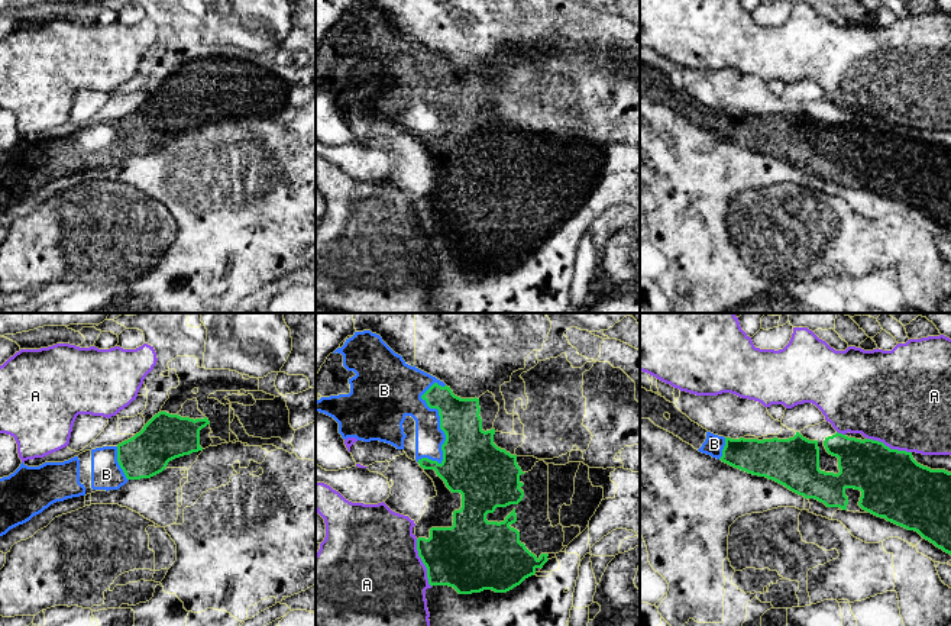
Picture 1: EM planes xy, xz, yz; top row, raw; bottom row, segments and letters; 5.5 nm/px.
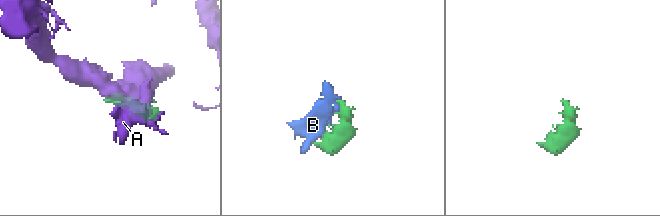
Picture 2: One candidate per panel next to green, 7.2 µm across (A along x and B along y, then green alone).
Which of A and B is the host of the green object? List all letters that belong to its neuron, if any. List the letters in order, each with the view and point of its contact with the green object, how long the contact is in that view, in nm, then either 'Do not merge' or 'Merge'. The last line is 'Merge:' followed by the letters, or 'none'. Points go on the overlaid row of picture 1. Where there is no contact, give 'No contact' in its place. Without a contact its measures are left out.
A: Touches green at xz (423, 562). Shared border 280 nm. Do not merge
B: Touches green at xz (440, 420). Shared border 460 nm. Merge
Merge: B

